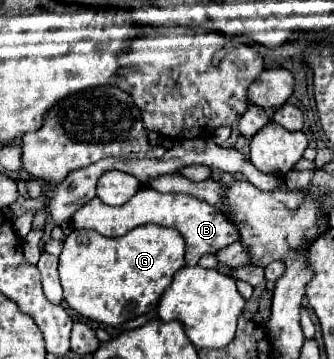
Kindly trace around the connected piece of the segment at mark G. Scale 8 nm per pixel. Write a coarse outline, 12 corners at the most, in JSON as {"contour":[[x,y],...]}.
{"contour":[[73,231],[67,305],[121,325],[151,311],[185,265],[179,231]]}

